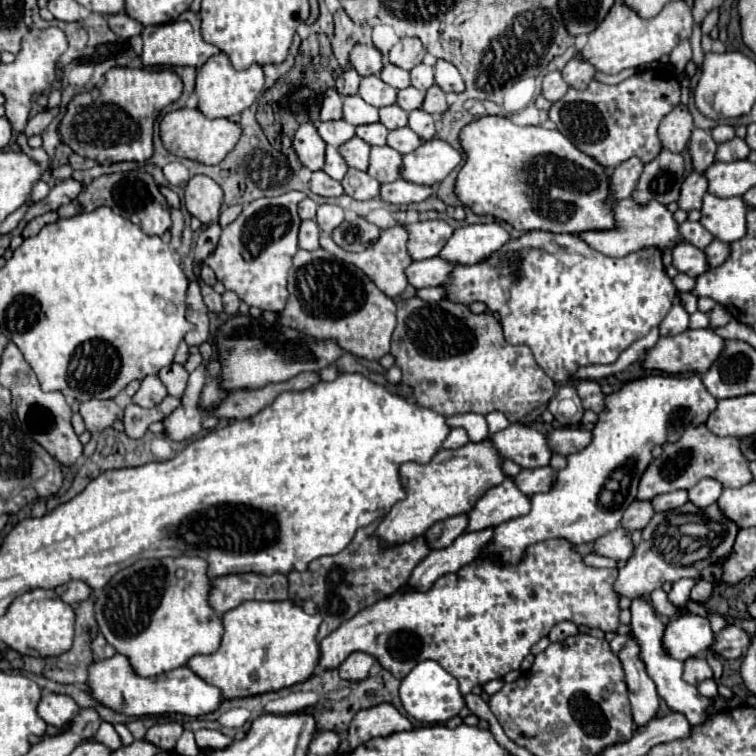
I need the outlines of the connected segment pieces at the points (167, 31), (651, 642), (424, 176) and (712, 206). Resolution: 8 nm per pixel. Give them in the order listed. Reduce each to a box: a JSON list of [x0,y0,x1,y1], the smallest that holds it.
[[141,12,219,68],[631,596,711,726],[403,138,461,186],[701,194,747,242]]

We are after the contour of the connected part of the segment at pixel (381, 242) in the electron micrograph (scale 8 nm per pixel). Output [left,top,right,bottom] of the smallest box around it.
[321,224,413,298]

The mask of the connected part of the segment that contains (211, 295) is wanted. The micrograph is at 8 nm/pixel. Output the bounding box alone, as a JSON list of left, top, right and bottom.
[199,282,223,314]

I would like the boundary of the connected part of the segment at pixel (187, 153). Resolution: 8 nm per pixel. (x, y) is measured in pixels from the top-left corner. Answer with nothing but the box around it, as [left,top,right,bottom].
[161,108,241,164]

